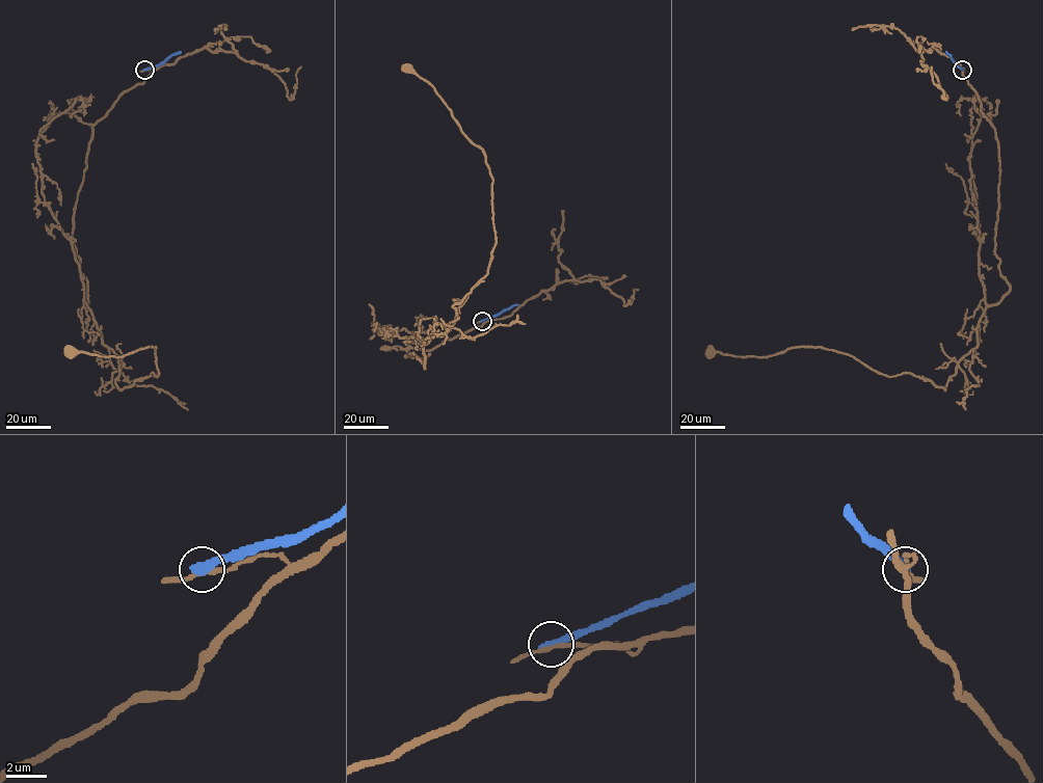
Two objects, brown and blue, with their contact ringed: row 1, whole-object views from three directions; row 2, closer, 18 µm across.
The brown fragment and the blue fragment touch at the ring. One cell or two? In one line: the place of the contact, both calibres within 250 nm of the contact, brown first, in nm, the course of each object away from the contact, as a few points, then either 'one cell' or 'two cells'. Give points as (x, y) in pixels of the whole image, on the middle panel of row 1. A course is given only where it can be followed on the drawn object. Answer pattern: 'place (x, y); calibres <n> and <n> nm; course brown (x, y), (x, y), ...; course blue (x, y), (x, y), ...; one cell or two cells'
place (482, 321); calibres 220 and 440 nm; course brown (482, 320), (409, 356), (425, 368), (423, 346), (487, 273), (496, 235), (484, 152), (406, 70); course blue (482, 320), (517, 304); two cells

